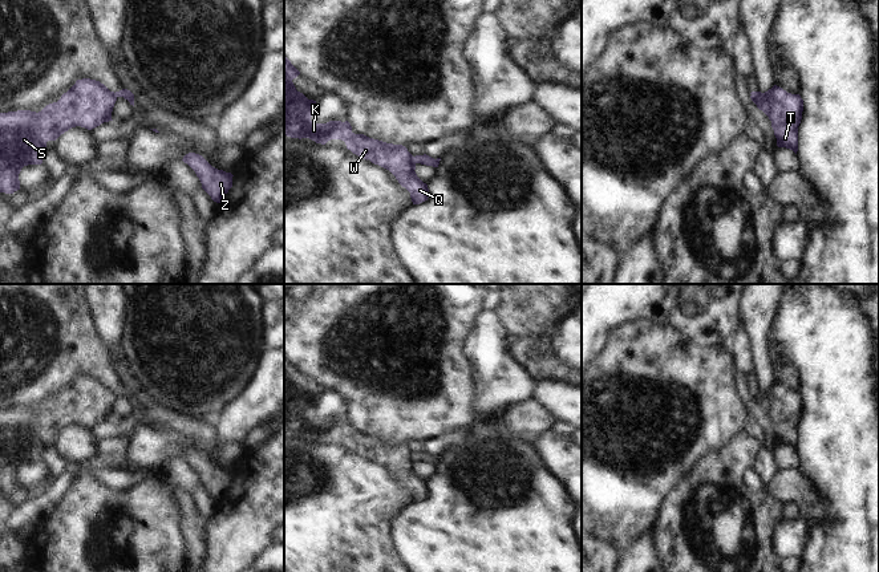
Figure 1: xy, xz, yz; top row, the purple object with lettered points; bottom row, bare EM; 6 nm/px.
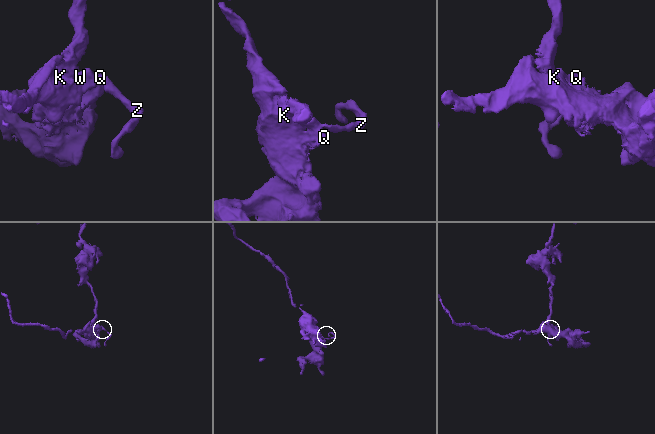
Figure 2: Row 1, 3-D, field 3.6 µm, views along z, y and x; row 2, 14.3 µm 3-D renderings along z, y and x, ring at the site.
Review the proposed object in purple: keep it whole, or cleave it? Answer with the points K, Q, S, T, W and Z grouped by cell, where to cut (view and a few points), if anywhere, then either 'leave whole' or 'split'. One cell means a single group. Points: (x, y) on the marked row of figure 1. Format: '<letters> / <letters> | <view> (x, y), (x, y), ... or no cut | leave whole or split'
K Q S T W / Z | xz (413, 157), (416, 162) | split

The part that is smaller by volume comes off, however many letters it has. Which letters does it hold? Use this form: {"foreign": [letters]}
{"foreign": ["Z"]}

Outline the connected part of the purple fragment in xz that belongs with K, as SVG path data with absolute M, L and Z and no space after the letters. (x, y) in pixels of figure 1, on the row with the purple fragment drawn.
M284 57L284 135L299 139L309 138L321 145L331 139L341 139L353 154L389 170L410 192L413 204L428 200L428 184L417 177L414 157L405 146L355 134L348 121L312 122L316 101L308 100L296 90L292 80L299 74L300 72Z

